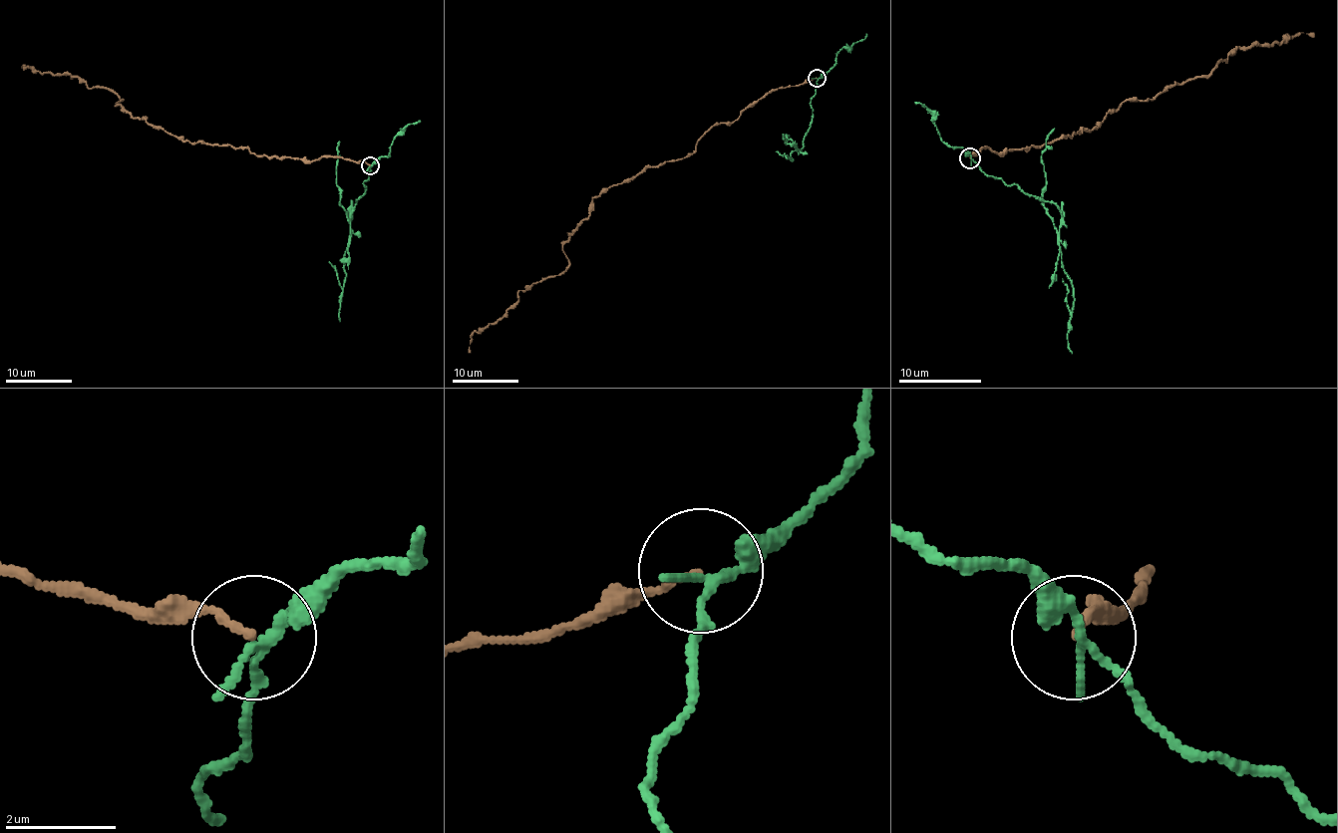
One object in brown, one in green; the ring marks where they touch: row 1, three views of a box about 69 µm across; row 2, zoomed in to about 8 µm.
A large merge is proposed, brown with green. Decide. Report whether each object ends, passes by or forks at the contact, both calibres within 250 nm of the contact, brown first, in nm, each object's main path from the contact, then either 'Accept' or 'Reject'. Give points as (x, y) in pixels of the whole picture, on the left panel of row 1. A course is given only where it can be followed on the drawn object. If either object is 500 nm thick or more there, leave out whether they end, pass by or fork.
At the ring brown ends. At the ring green passes by. Thickness 140 nm (brown) against 150 nm. Course of brown: (370, 165), (348, 158), (255, 155), (243, 147), (183, 140), (116, 106), (123, 101), (104, 88), (21, 68). Course of green: (370, 165), (368, 178), (363, 182), (365, 192), (352, 210), (350, 243), (343, 257), (340, 322). Reject

